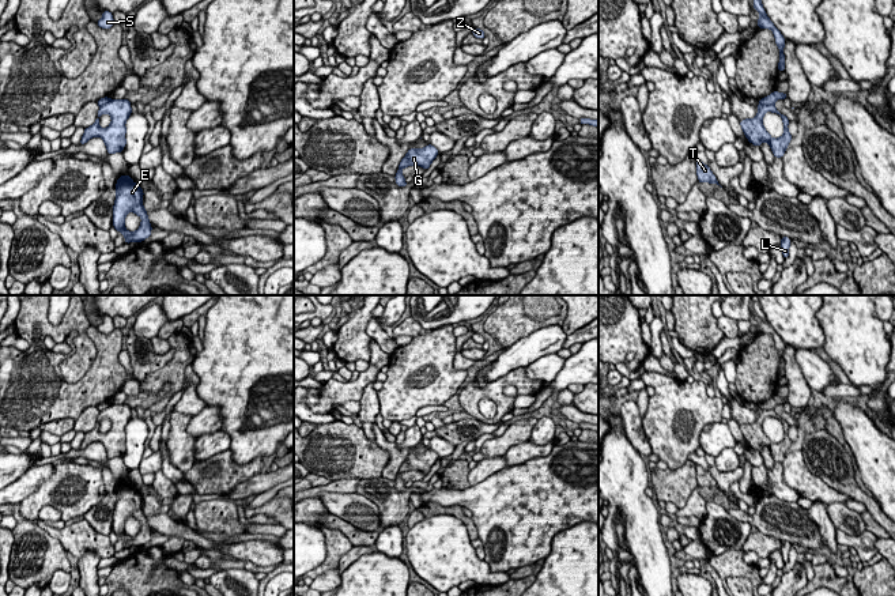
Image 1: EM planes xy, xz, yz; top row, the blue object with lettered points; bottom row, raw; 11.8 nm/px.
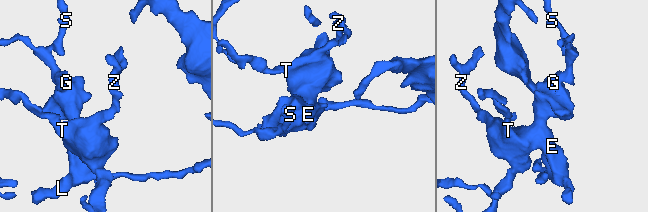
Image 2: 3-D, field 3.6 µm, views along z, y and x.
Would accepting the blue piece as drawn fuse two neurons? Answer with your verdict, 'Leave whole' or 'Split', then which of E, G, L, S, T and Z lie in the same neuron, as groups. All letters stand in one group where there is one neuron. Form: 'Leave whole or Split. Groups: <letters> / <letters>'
Split. Groups: E G L T Z / S

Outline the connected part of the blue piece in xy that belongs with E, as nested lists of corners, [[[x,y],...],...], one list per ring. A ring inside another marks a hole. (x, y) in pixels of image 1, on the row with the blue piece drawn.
[[[120,176],[114,188],[117,189],[113,205],[114,229],[122,233],[125,244],[144,241],[151,235],[152,227],[143,207],[143,189],[132,181],[131,176]],[[129,211],[141,218],[140,227],[133,233],[125,229],[125,216]]]

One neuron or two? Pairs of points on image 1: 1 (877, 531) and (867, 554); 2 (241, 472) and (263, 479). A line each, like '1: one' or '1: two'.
1: two
2: two

